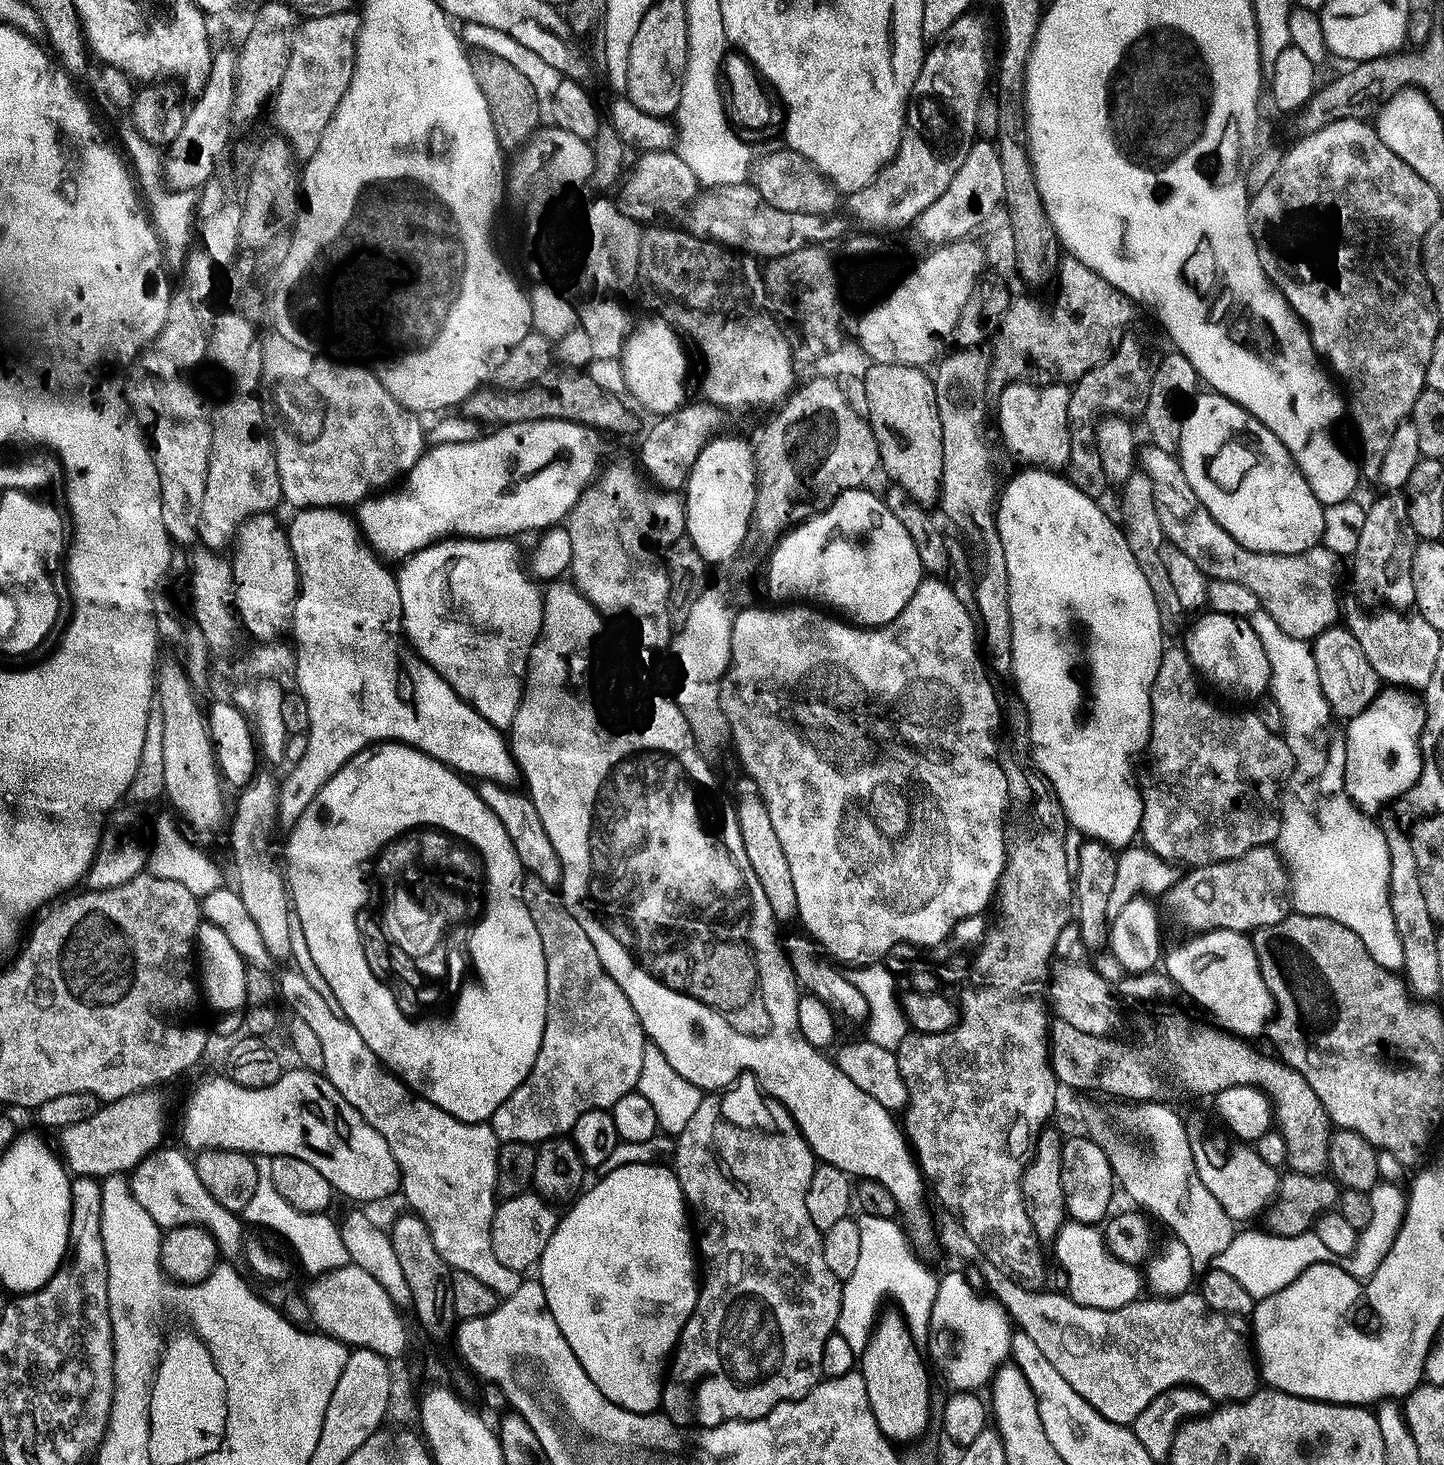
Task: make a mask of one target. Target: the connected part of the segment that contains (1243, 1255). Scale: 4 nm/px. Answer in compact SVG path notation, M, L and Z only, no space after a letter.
M1241 1231L1234 1238L1234 1242L1230 1242L1226 1254L1219 1256L1215 1263L1215 1267L1221 1268L1226 1274L1231 1274L1243 1288L1250 1290L1250 1294L1258 1302L1287 1290L1298 1277L1303 1275L1306 1267L1304 1252L1312 1248L1311 1239L1303 1236L1286 1240L1280 1236L1261 1232Z

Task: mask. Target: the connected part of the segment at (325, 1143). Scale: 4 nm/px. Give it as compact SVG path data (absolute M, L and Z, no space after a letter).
M303 1070L285 1071L284 1077L274 1086L265 1088L247 1088L238 1086L233 1080L208 1080L188 1100L188 1109L184 1112L184 1144L185 1149L199 1154L210 1150L230 1150L231 1152L244 1152L247 1156L257 1158L260 1156L289 1156L302 1158L302 1162L314 1166L326 1182L330 1182L333 1193L345 1196L348 1200L360 1206L376 1204L379 1200L388 1200L392 1195L399 1193L402 1188L400 1167L382 1134L374 1130L338 1094L327 1076L319 1072L306 1072Z

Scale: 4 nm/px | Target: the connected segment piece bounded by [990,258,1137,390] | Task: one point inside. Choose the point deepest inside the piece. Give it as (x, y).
(1091, 318)

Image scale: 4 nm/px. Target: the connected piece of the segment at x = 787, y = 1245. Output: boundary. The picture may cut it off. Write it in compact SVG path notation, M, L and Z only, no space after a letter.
M736 1091L705 1095L702 1106L698 1106L698 1114L690 1118L690 1126L686 1126L686 1130L674 1144L674 1171L680 1180L684 1198L694 1217L695 1231L698 1233L698 1252L702 1257L702 1283L696 1309L688 1319L688 1325L680 1336L679 1345L670 1364L662 1408L672 1423L695 1426L697 1429L717 1428L729 1424L732 1420L761 1420L778 1406L809 1396L825 1379L823 1354L826 1353L826 1344L832 1336L837 1335L840 1327L844 1297L844 1284L836 1277L834 1270L826 1266L824 1233L818 1230L818 1226L814 1226L814 1218L810 1218L810 1210L806 1208L810 1184L814 1182L814 1174L818 1167L812 1147L808 1145L799 1126L792 1121L791 1114L782 1105L769 1102L763 1095L760 1097L752 1092Z

